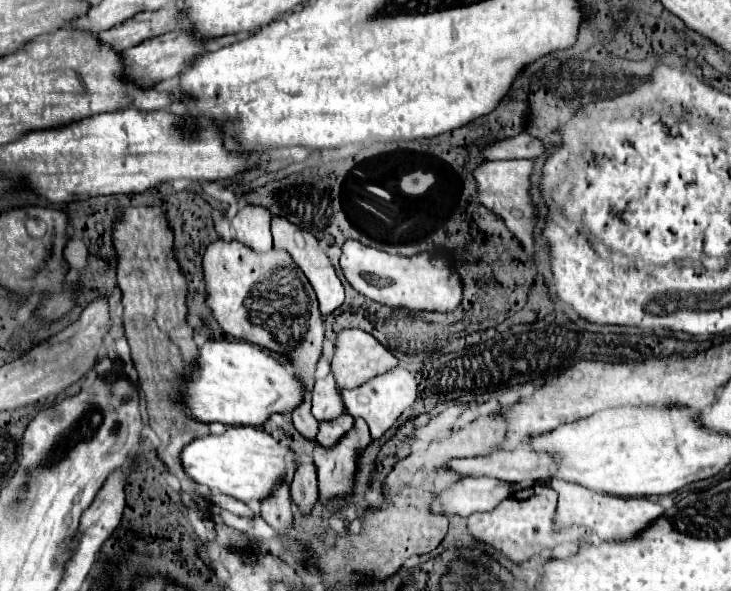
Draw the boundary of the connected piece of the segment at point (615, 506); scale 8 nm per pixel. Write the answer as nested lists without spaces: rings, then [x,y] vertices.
[[[551,481],[551,487],[559,493],[559,505],[555,511],[555,527],[565,529],[571,525],[583,525],[593,529],[599,539],[603,541],[627,541],[637,537],[645,527],[649,527],[665,509],[649,501],[645,497],[617,497],[617,495],[607,495],[607,493],[597,493],[591,489],[583,489],[581,485],[571,485],[567,481]]]

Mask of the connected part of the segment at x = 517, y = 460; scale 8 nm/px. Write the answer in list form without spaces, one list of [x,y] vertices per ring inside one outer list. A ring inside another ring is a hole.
[[[519,447],[513,451],[491,453],[489,457],[457,459],[451,467],[467,477],[497,477],[505,481],[549,481],[557,473],[557,461],[549,453],[533,453],[533,449]]]

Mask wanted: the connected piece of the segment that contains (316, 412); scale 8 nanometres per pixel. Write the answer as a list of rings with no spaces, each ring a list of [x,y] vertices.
[[[333,375],[315,381],[313,389],[313,417],[317,421],[333,421],[343,413],[341,399],[337,397],[337,387]]]

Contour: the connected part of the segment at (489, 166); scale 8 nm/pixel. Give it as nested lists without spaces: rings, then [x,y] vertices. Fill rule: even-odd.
[[[519,159],[519,161],[489,161],[481,165],[473,175],[479,183],[477,199],[503,217],[505,225],[519,237],[523,247],[529,253],[535,253],[535,239],[533,239],[533,227],[537,221],[537,209],[531,201],[529,187],[531,187],[531,173],[533,173],[533,159]]]

